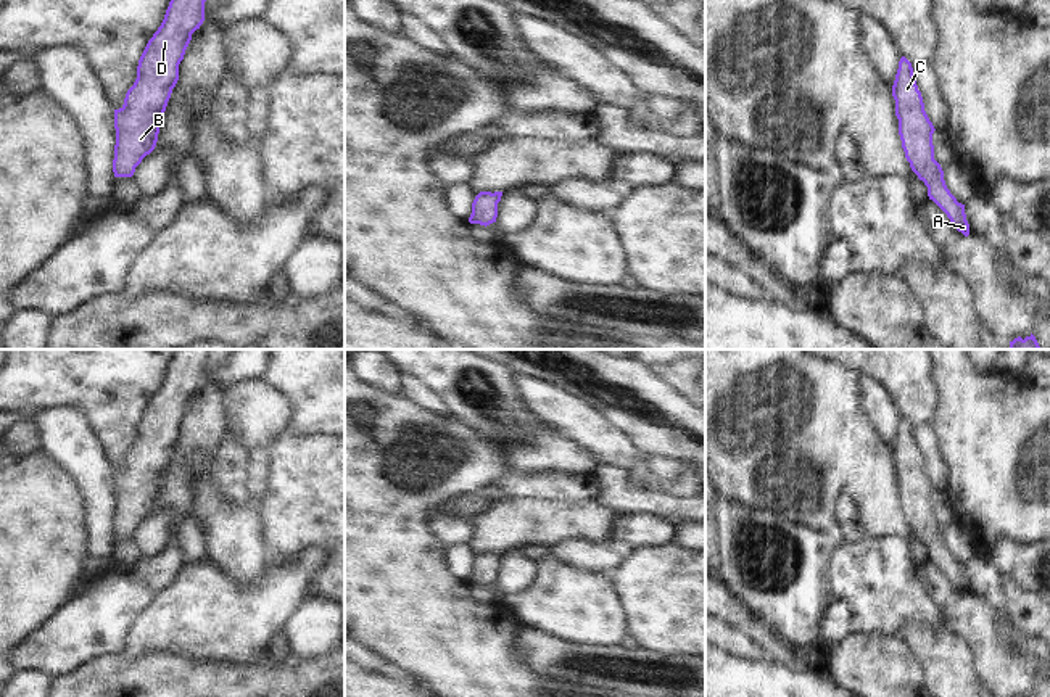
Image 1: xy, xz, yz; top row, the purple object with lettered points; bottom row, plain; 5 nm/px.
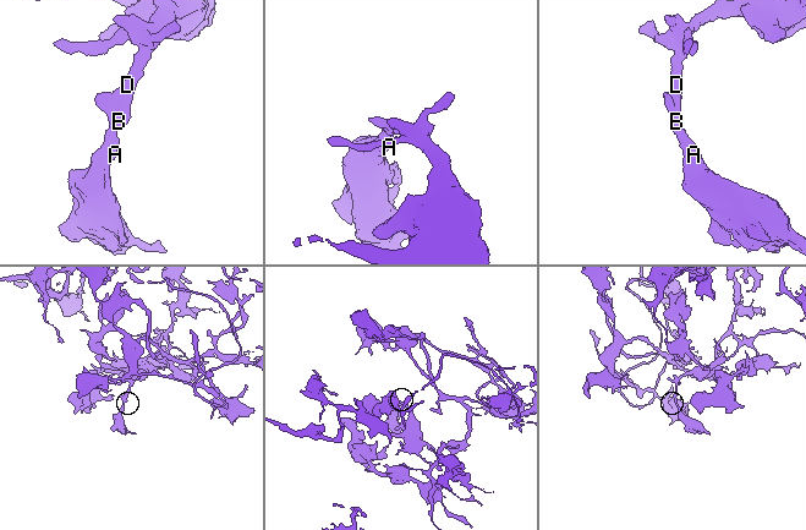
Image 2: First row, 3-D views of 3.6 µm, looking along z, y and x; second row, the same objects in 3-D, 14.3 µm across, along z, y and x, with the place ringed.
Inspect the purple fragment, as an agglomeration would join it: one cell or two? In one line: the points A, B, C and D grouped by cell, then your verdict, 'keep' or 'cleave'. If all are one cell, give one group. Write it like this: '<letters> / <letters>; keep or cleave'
A B C D; keep

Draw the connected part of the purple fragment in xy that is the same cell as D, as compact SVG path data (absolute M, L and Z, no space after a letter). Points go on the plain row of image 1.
M177 349L164 380L148 401L137 427L137 439L124 465L114 470L114 538L132 538L158 502L159 486L179 441L179 425L192 394L205 381L209 349Z

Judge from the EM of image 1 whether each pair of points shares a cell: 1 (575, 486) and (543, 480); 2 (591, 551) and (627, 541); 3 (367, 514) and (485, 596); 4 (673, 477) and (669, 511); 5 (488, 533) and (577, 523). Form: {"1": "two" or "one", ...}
{"1": "one", "2": "two", "3": "two", "4": "two", "5": "one"}

